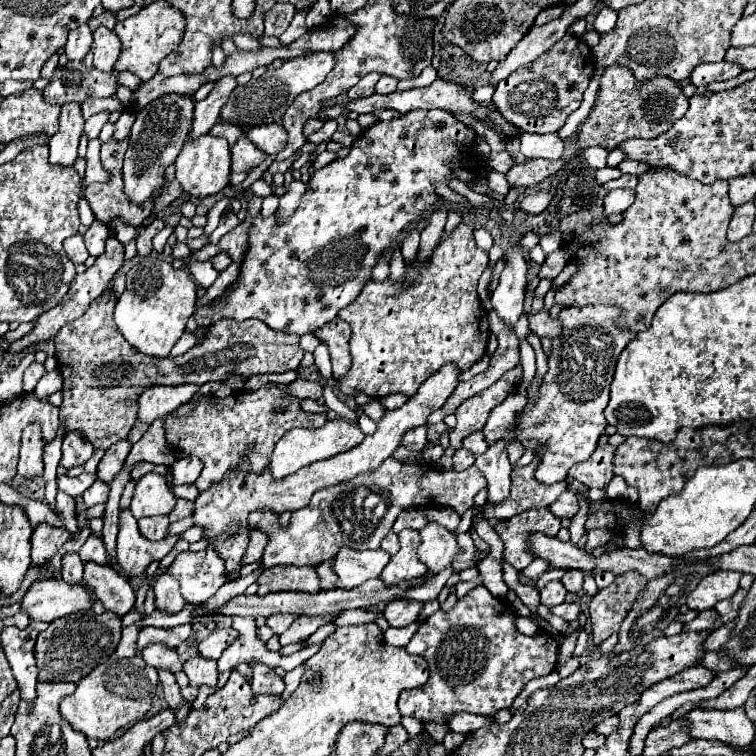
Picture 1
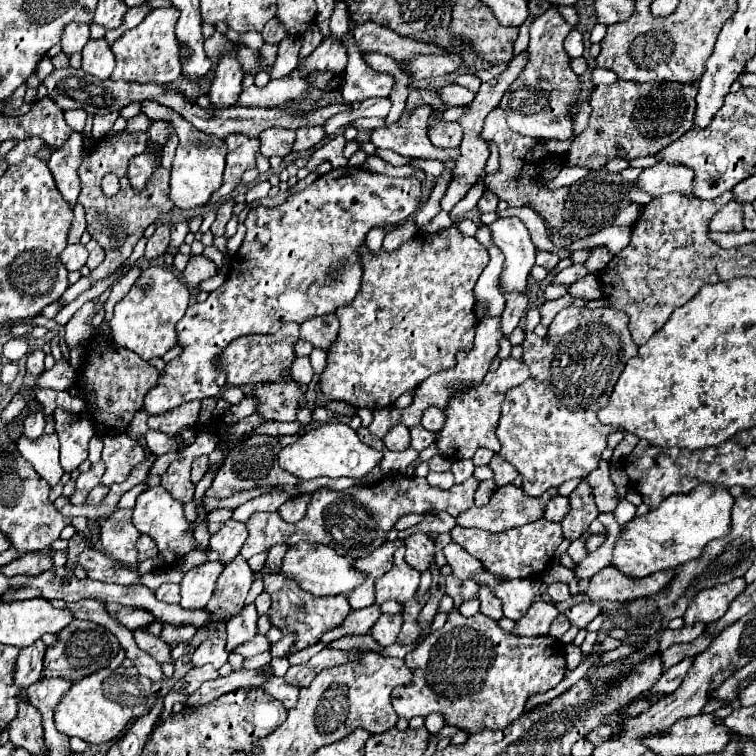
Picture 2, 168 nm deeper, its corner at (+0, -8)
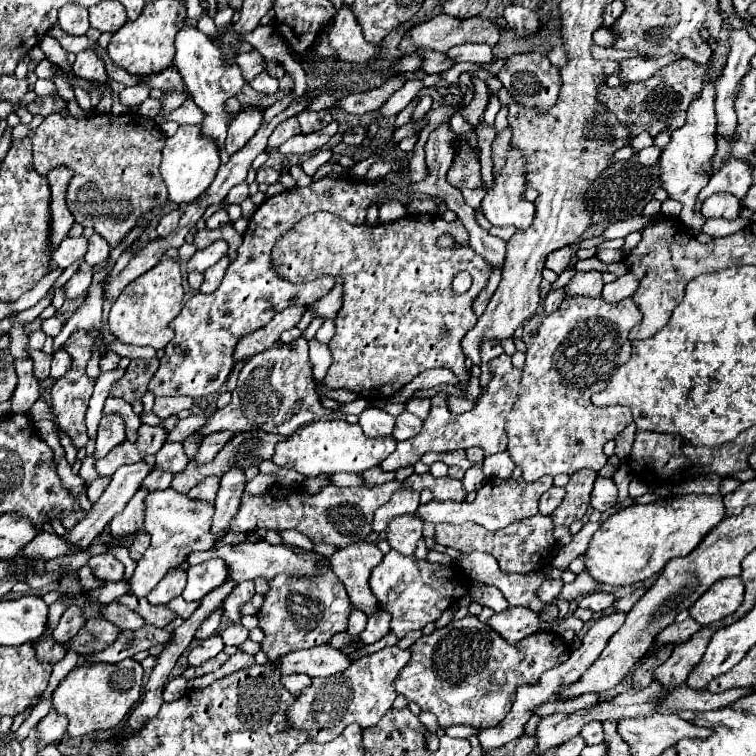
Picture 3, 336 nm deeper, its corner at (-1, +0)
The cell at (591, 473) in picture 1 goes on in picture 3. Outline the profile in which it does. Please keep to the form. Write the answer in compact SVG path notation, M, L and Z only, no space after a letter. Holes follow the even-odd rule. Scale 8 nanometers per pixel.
M597 477L595 479L595 487L593 487L593 497L591 497L591 505L597 511L607 511L617 503L617 485L613 483L613 479L607 477Z

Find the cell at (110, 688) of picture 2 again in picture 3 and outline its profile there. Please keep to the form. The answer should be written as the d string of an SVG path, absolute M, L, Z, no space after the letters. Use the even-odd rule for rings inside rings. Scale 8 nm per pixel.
M135 659L119 661L117 665L83 665L75 667L53 691L55 711L69 719L67 733L71 737L81 737L85 733L105 731L117 727L127 711L135 707L141 699L143 687L143 667Z

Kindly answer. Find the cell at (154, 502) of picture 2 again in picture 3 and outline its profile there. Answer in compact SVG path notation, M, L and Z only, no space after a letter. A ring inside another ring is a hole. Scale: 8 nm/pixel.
M175 489L151 491L145 497L145 531L151 535L151 545L131 577L131 591L137 597L147 597L149 591L165 577L165 573L177 567L193 551L207 551L219 537L211 535L213 505L207 501L193 501Z

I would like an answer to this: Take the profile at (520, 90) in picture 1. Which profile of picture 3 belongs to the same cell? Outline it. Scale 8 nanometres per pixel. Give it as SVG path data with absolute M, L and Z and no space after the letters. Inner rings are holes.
M517 53L509 57L507 65L497 75L503 83L503 87L509 91L509 95L517 101L521 107L535 109L537 113L547 113L551 107L555 107L561 91L561 73L551 61L541 53Z

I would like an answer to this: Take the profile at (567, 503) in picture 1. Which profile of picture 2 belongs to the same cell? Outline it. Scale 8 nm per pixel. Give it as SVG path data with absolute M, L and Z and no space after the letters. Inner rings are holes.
M556 495L548 501L546 509L544 509L544 519L548 521L562 521L566 517L566 513L570 511L570 501L568 497L562 497L562 495Z

